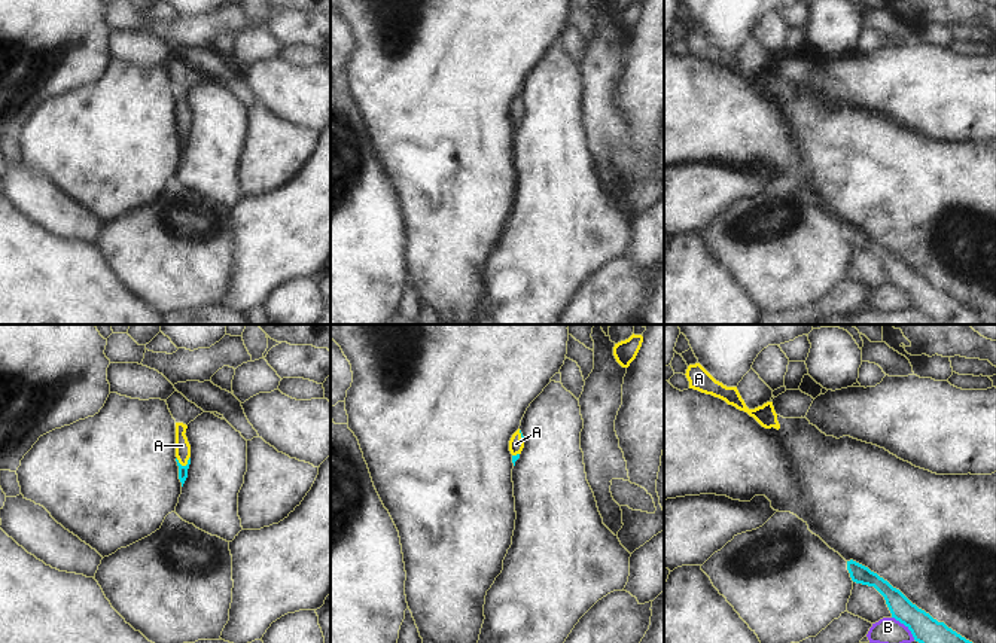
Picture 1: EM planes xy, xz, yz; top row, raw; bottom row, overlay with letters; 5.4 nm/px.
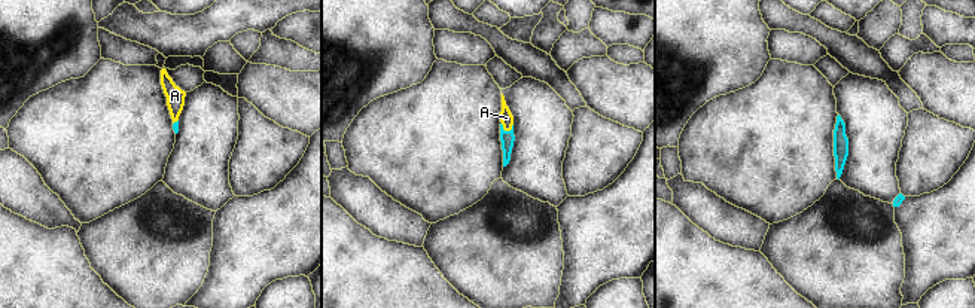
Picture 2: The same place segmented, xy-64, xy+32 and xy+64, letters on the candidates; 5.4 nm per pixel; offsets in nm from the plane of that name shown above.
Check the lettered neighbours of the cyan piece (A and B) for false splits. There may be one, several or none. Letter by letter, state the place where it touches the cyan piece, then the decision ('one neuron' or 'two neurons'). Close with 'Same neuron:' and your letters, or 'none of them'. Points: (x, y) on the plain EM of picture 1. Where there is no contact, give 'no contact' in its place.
A: xy (183, 133) | one neuron
B: yz (905, 292) | two neurons
Same neuron: A

